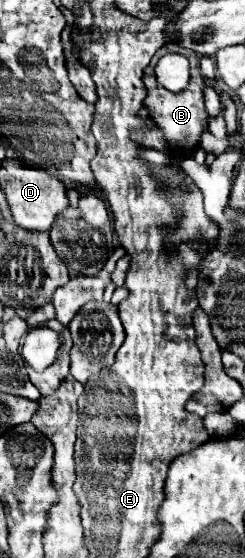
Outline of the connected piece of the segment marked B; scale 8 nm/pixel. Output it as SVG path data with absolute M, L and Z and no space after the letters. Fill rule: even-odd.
M172 44L172 48L168 48L168 46L160 48L160 50L152 56L148 68L144 70L144 84L146 84L146 90L148 90L144 104L148 106L150 116L152 116L152 120L156 122L156 126L164 132L164 136L166 136L170 148L172 148L172 156L174 156L174 158L176 158L176 156L180 156L180 158L188 156L188 152L192 152L192 148L198 146L200 134L206 130L204 124L206 124L206 120L208 120L208 112L206 112L206 108L204 108L204 98L202 98L204 78L202 78L202 74L200 74L200 60L198 60L198 56L196 56L194 52L188 52L186 48L178 48L178 46L174 46L174 44ZM168 52L184 54L184 56L190 60L190 84L188 84L188 88L182 90L182 92L170 92L170 90L166 90L166 88L156 80L154 66L156 66L156 62L158 62L164 54L168 54Z

